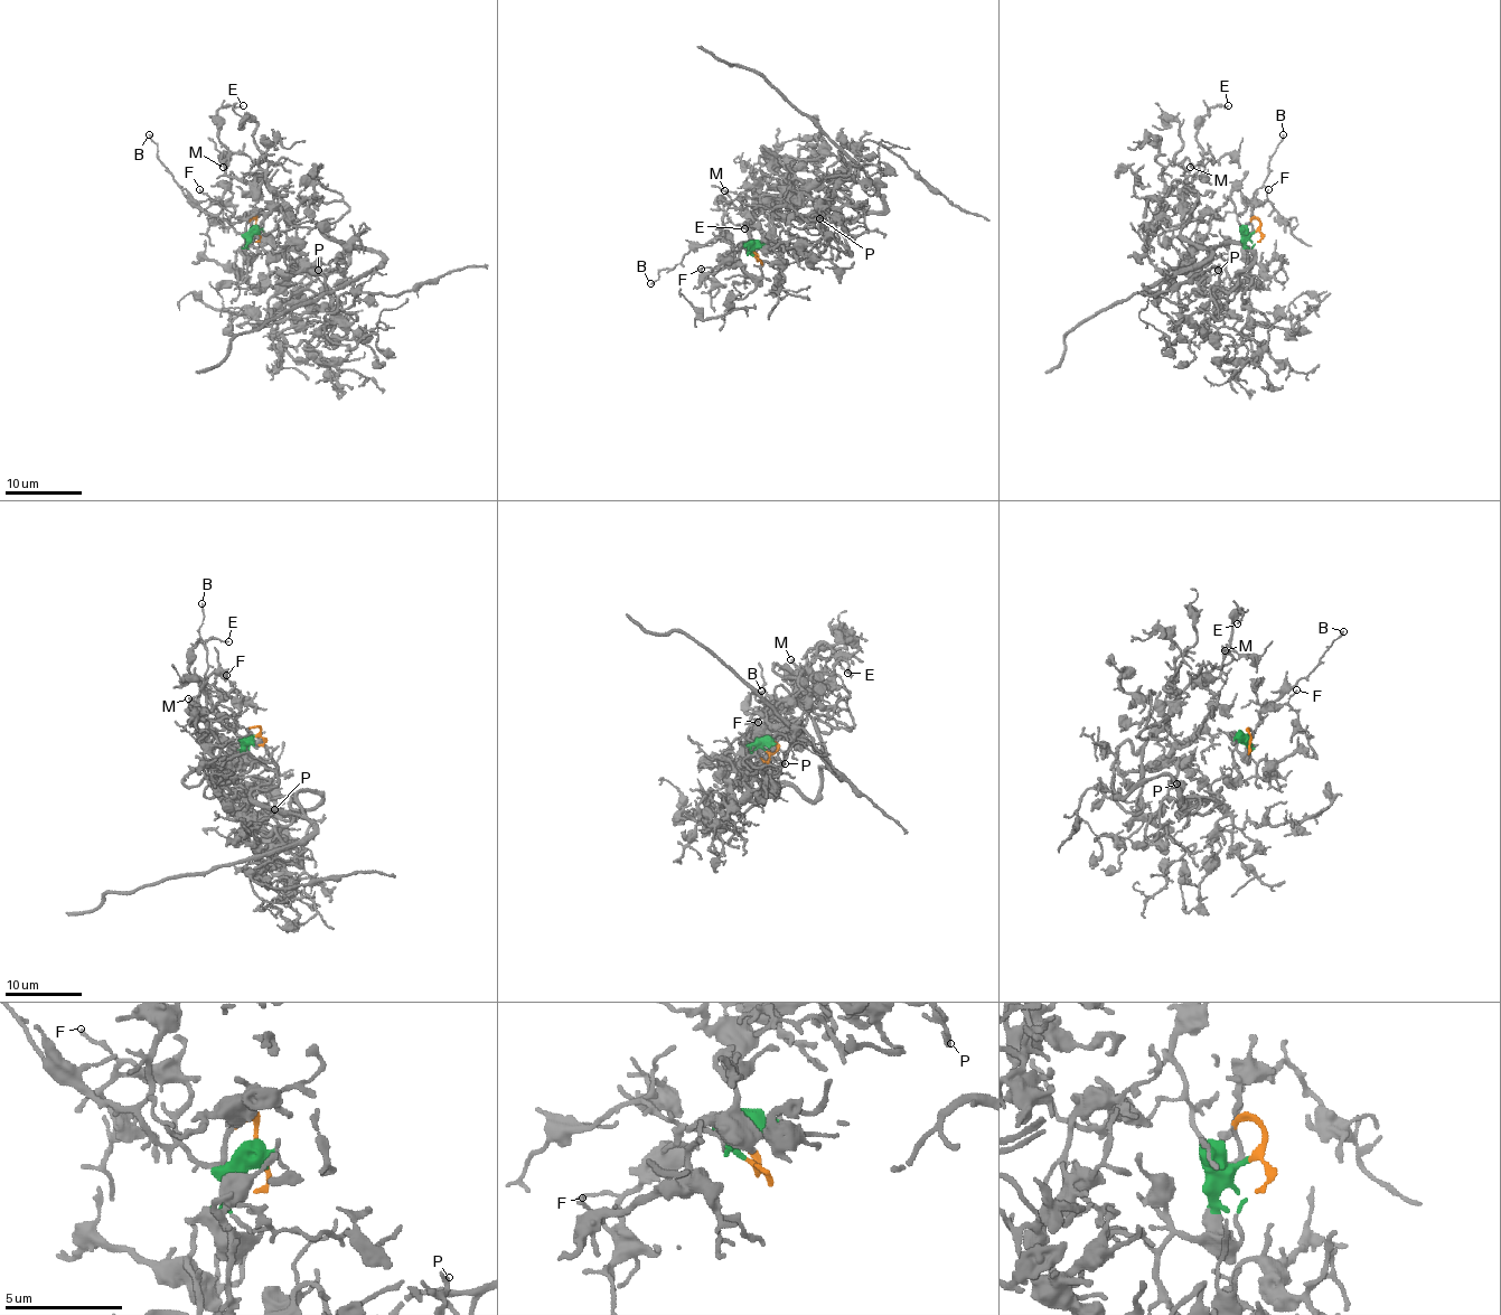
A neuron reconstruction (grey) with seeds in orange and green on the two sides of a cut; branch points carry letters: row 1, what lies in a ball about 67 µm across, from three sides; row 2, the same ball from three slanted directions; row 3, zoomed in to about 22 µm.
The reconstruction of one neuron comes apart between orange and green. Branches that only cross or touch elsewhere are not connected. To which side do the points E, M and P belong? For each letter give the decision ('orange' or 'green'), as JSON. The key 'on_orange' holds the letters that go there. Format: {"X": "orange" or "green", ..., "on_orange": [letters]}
{"E": "green", "M": "green", "P": "green", "on_orange": []}

